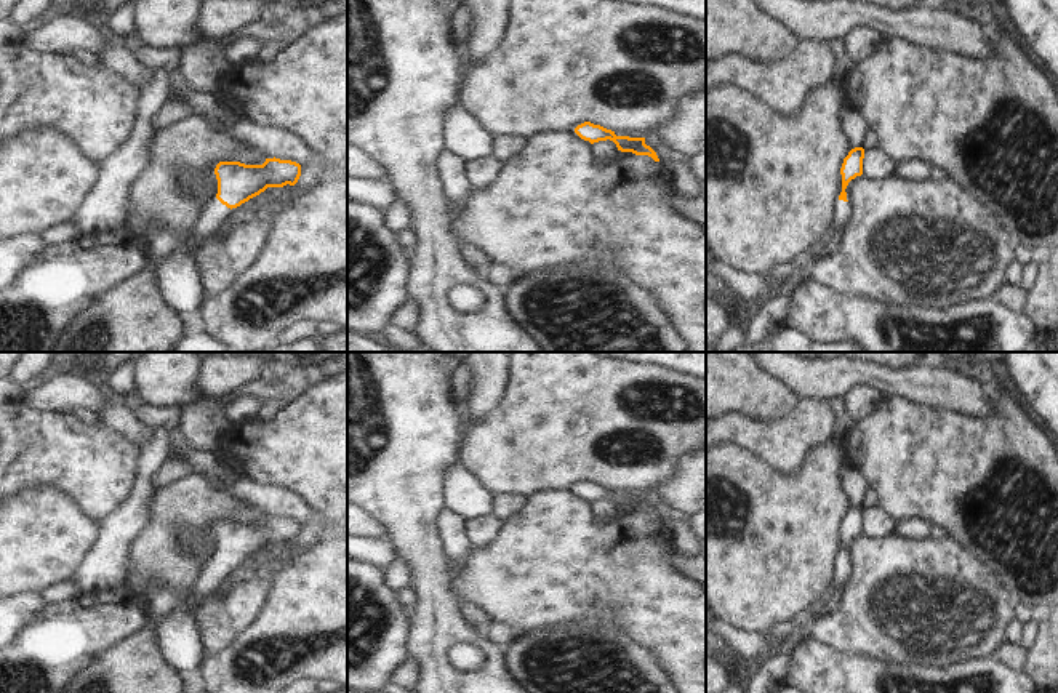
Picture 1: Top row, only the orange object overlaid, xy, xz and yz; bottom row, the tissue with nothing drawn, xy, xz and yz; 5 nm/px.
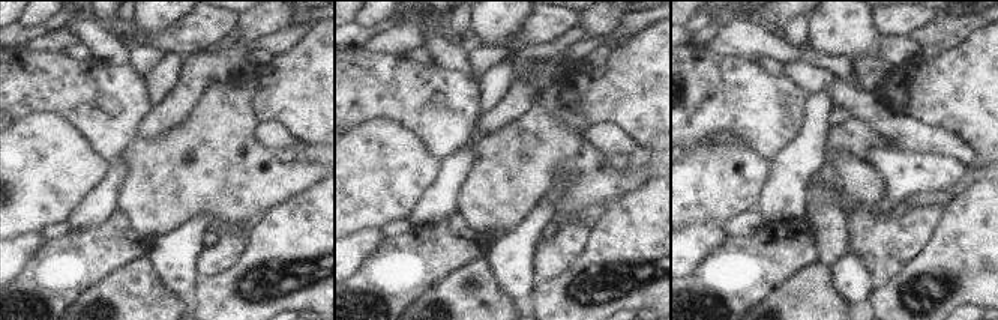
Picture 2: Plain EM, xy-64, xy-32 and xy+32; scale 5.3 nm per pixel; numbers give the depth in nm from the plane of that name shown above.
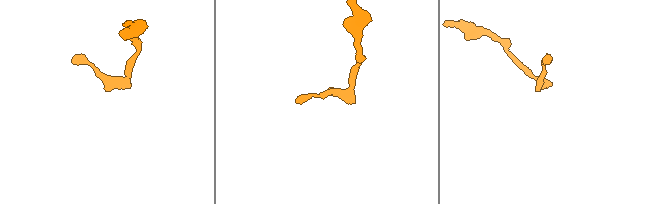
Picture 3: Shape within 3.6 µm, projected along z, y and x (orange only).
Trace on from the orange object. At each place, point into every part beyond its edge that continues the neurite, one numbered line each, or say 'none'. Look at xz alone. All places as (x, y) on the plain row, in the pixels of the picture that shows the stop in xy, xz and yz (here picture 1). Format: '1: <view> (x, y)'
none

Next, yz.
1: yz (842, 572)

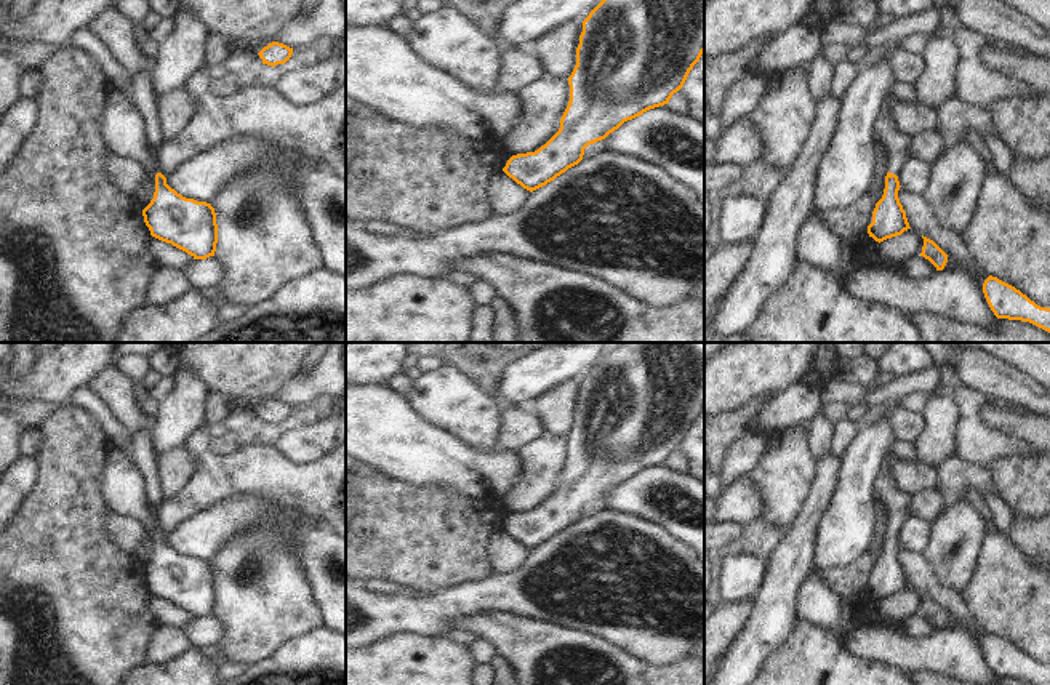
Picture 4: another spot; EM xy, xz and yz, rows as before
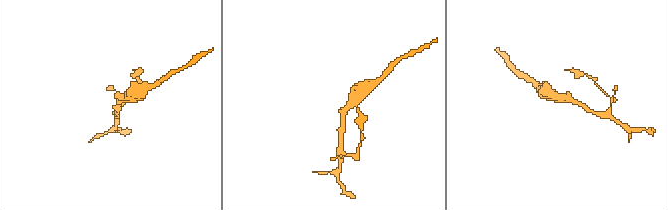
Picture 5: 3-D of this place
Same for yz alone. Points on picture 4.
1: yz (898, 503)

